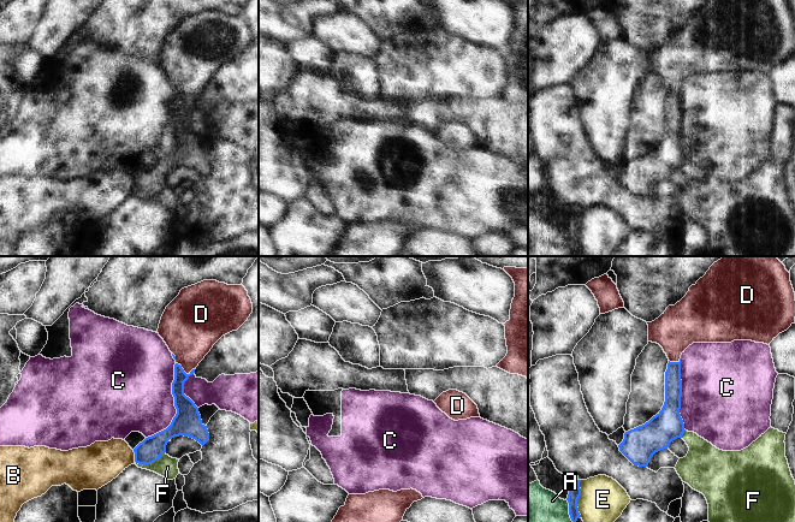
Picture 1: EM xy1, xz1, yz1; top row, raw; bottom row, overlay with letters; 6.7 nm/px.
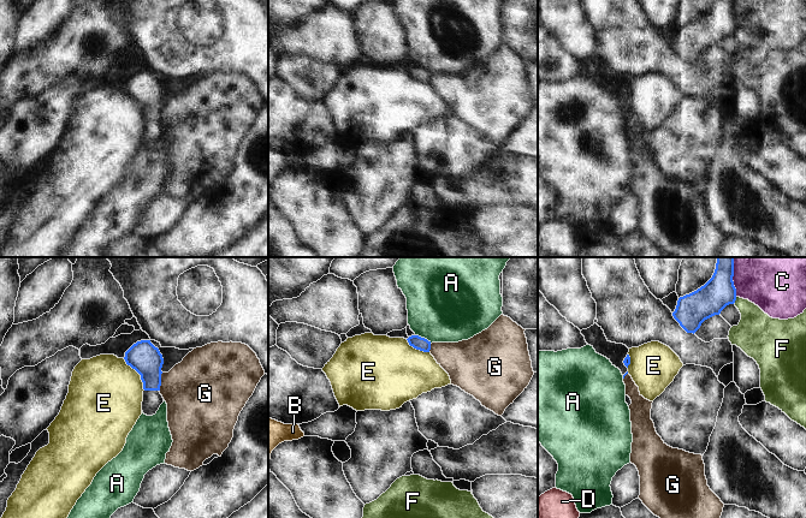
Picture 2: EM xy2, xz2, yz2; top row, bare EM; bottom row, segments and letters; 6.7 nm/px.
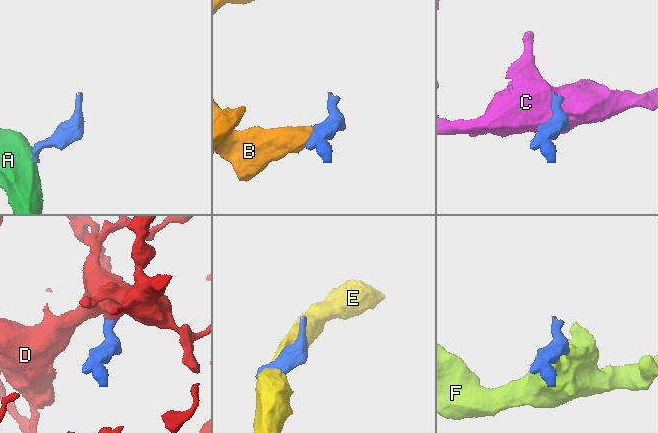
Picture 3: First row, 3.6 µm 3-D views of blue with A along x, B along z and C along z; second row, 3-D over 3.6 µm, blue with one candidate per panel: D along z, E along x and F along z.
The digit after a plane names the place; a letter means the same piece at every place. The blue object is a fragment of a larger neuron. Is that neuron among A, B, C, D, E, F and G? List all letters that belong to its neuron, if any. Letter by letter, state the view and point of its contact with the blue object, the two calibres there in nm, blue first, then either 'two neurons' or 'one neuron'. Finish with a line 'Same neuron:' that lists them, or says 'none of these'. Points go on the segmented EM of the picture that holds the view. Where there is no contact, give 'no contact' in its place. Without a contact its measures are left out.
A: meets blue in xz2 at (424, 338); 90 nm thick on the blue side, 480 nm on the other; two neurons
B: meets blue in xy1 at (135, 456); 160 nm thick on the blue side, 280 nm on the other; two neurons
C: meets blue in xy1 at (174, 405); 180 nm thick on the blue side, 460 nm on the other; two neurons
D: meets blue in xy1 at (183, 371); 130 nm thick on the blue side, 340 nm on the other; one neuron
E: meets blue in yz1 at (579, 497); 80 nm thick on the blue side, 300 nm on the other; two neurons
F: meets blue in xy1 at (149, 463); 160 nm thick on the blue side, 140 nm on the other; two neurons
G: meets blue in xy2 at (160, 382); 200 nm thick on the blue side, 440 nm on the other; two neurons
Same neuron: D

